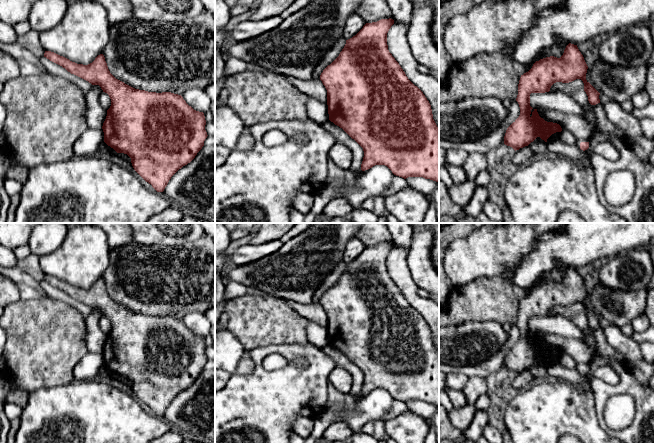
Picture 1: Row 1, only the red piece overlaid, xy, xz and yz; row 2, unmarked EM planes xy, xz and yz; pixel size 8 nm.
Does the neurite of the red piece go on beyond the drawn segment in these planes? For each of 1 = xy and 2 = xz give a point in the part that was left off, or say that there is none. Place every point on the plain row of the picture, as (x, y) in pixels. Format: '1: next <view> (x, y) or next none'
1: next none
2: next none

